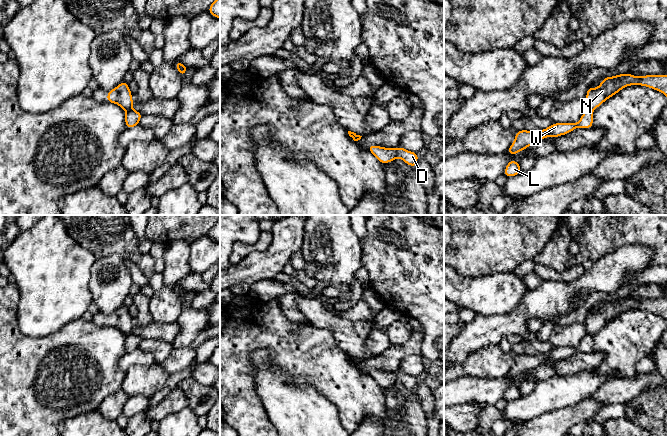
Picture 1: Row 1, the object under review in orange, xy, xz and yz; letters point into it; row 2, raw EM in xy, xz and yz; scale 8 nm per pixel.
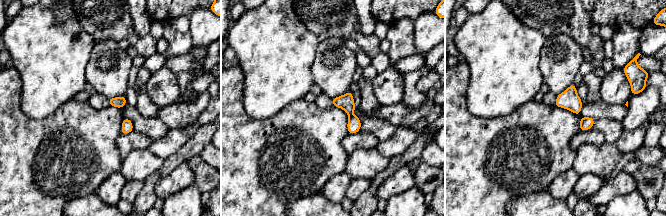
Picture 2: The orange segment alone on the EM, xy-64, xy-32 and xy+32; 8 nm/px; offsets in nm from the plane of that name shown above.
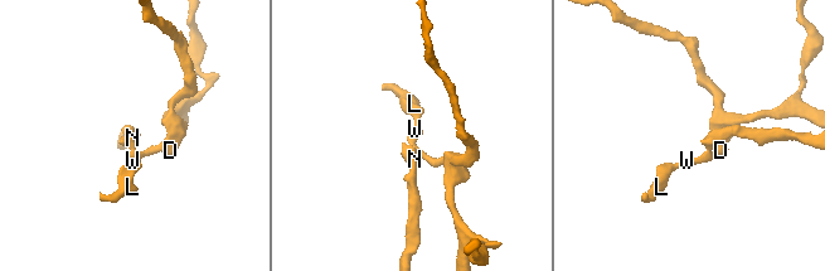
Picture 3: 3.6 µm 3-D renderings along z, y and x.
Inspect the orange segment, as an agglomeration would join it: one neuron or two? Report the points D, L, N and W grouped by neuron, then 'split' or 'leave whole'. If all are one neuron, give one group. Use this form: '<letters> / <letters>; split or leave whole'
D L W / N; split

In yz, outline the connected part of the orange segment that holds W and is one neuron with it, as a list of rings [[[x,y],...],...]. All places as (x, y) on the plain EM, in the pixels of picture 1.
[[[586,334],[578,347],[553,347],[548,352],[540,355],[519,354],[515,359],[515,364],[509,371],[507,377],[514,379],[529,370],[541,365],[546,361],[558,361],[570,357],[576,352],[589,353],[593,350],[593,337]]]

